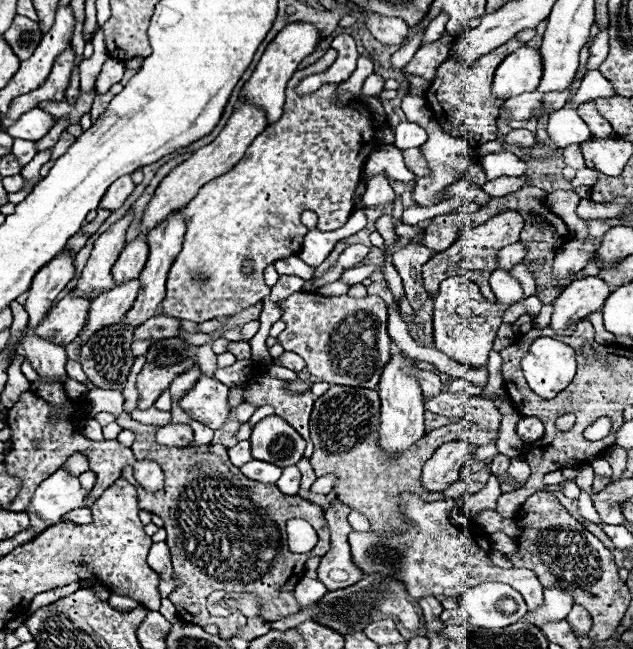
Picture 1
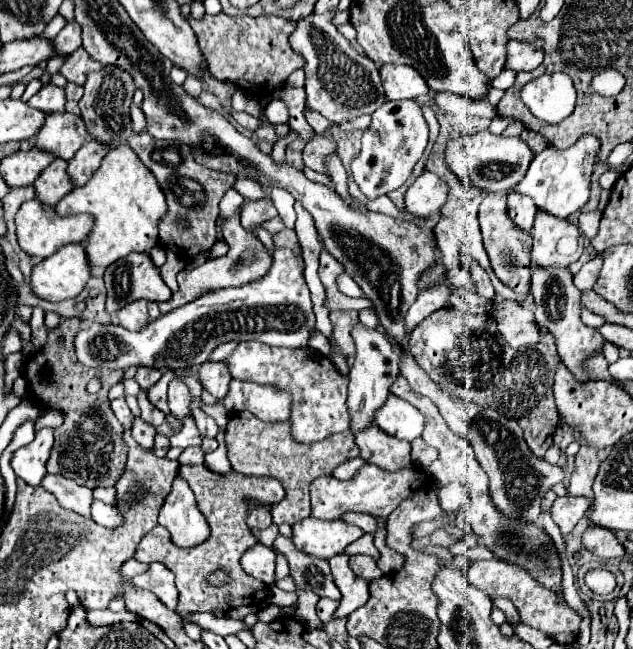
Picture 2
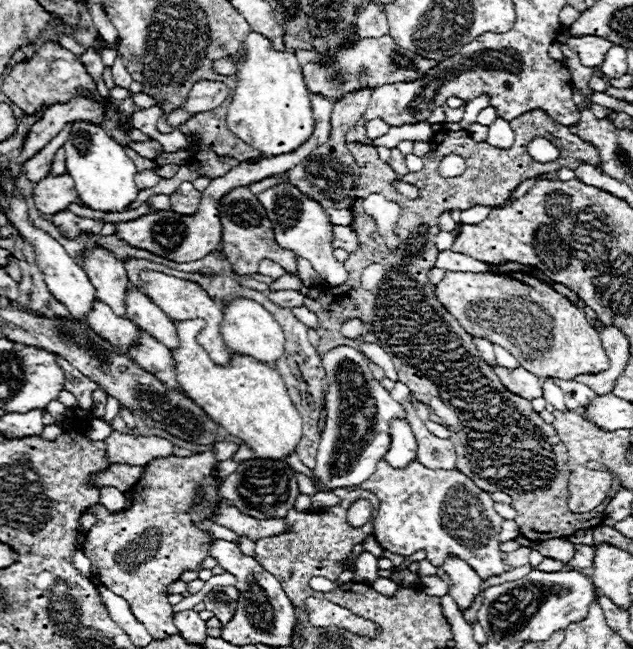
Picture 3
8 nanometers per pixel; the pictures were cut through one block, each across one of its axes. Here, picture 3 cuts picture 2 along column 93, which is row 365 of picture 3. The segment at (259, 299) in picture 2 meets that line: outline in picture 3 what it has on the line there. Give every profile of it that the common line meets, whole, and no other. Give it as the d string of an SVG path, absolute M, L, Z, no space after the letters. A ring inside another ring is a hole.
M338 346L322 358L328 378L326 426L320 440L314 474L328 488L360 486L368 480L376 472L378 462L390 450L392 434L388 432L388 426L392 418L406 418L404 406L396 402L376 378L372 378L364 360L368 358L350 346Z

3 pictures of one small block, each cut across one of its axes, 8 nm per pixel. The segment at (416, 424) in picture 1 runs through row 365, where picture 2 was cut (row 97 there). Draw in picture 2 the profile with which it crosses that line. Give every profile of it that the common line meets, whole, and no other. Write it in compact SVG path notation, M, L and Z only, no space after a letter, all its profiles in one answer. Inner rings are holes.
M382 64L380 76L382 76L382 86L384 86L388 100L420 98L420 96L428 94L428 86L426 86L424 78L412 66Z

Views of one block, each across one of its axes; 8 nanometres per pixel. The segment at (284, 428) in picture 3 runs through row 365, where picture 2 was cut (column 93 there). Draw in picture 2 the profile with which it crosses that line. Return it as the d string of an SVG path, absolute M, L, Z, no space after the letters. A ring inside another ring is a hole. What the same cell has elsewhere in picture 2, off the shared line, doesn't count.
M128 144L110 150L94 176L80 188L74 188L68 196L64 196L56 210L62 214L78 214L88 212L94 216L94 228L84 242L88 260L92 266L110 266L112 262L128 256L130 252L148 252L158 244L158 224L162 216L168 212L164 192L160 190L156 178Z

